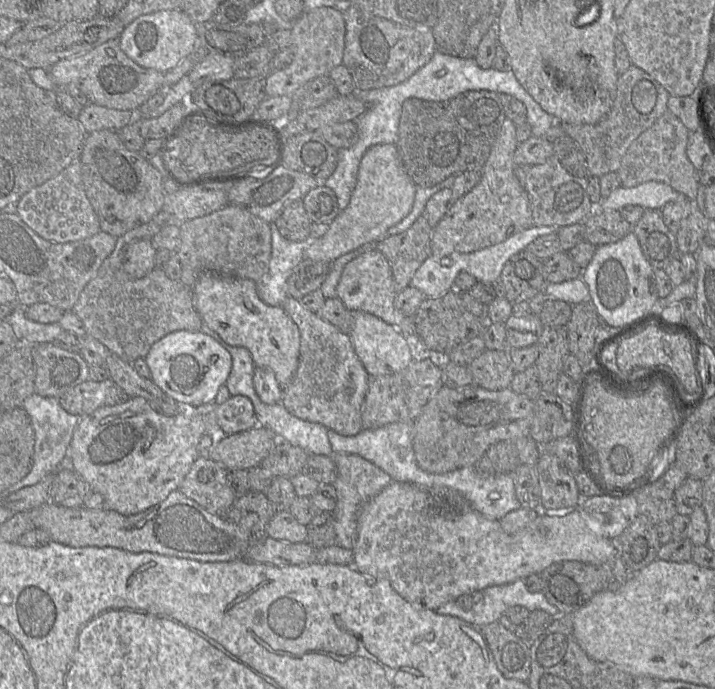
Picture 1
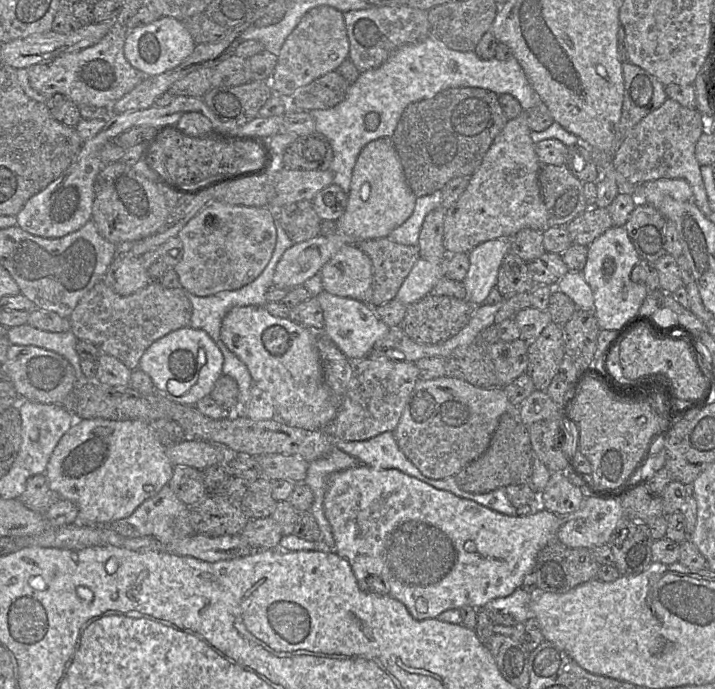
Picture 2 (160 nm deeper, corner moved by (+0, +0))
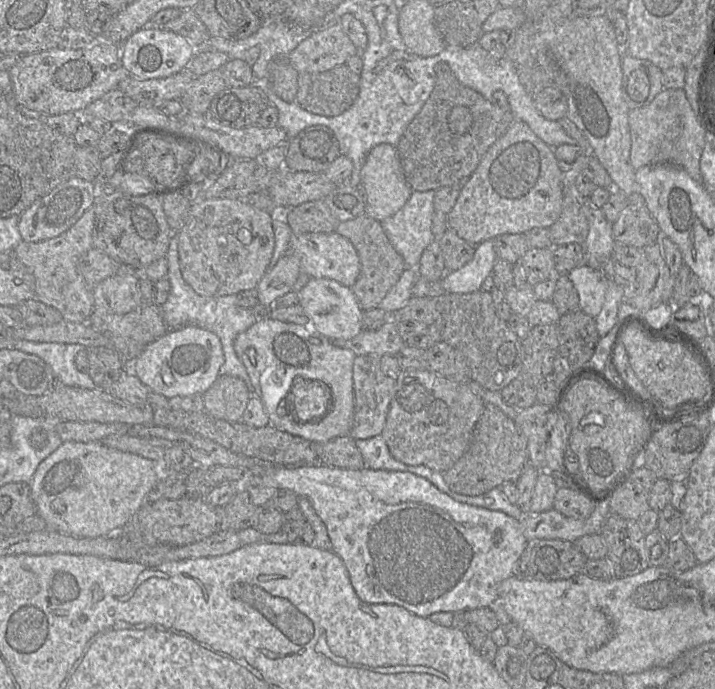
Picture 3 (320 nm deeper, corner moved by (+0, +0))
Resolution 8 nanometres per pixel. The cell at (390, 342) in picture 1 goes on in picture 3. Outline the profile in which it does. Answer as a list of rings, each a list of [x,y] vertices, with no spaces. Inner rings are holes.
[[[312,278],[299,292],[300,305],[310,319],[310,326],[329,339],[352,339],[362,330],[363,310],[352,288],[326,278]]]

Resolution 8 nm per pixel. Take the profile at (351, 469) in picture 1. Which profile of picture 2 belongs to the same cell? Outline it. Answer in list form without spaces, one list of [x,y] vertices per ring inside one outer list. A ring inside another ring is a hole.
[[[335,448],[326,456],[309,463],[304,484],[313,493],[314,500],[309,512],[314,516],[321,532],[322,541],[330,548],[335,547],[331,526],[323,509],[328,481],[333,474],[362,465],[356,458]]]

